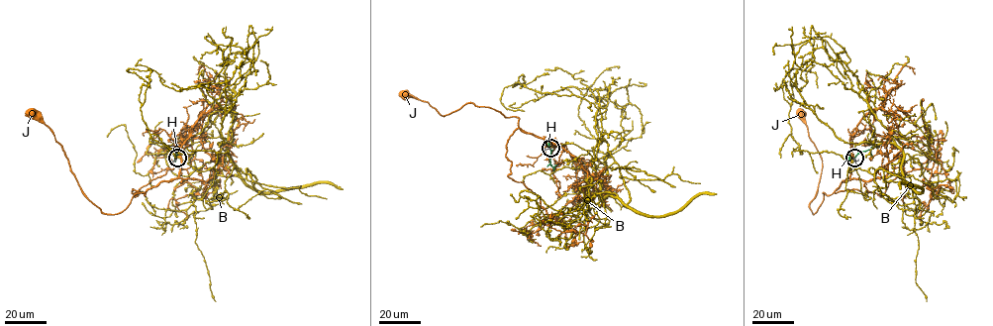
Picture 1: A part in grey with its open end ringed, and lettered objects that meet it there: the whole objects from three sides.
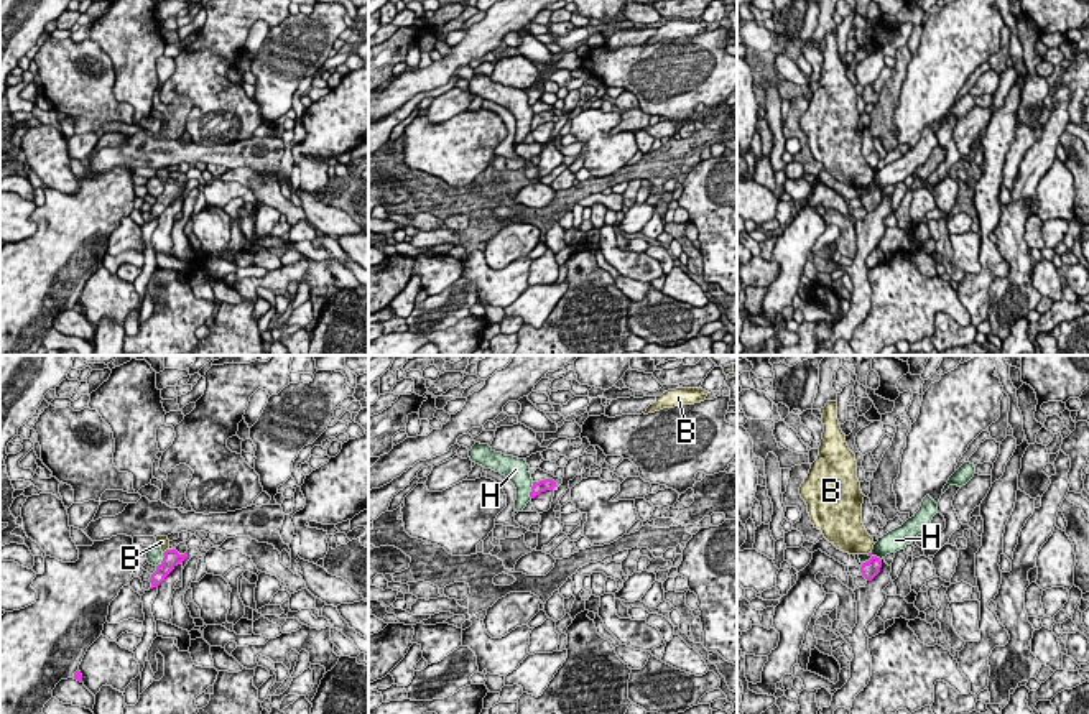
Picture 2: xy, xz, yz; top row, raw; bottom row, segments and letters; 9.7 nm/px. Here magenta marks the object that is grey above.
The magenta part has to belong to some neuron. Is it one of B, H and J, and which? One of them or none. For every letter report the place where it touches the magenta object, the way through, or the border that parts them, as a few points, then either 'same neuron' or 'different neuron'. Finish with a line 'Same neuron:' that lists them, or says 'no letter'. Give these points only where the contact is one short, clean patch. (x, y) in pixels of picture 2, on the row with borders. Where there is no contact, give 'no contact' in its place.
B: contact xy (165, 551); border xy (168, 548), (163, 553); different neuron
H: contact yz (871, 555); border yz (880, 558), (871, 556), (862, 563); different neuron
J: no contact; same neuron
Same neuron: J

